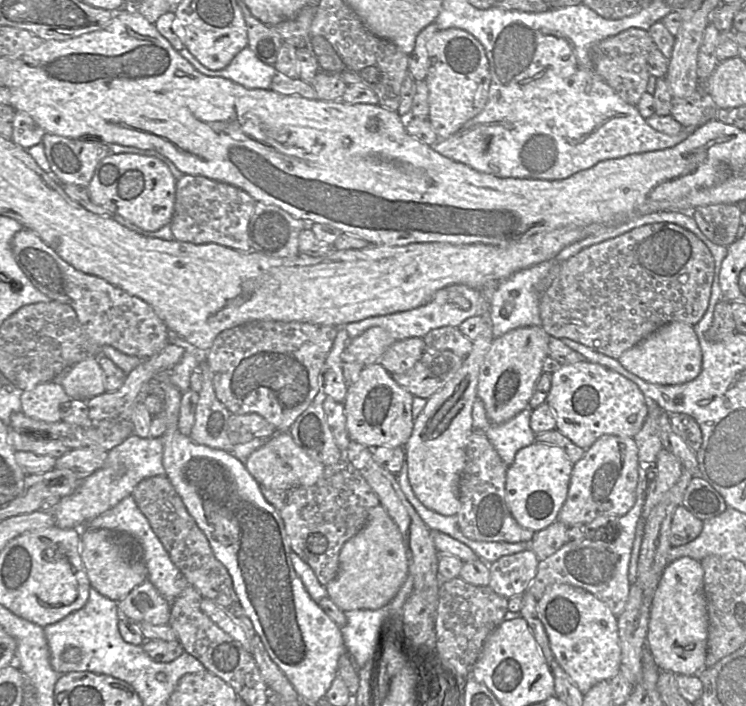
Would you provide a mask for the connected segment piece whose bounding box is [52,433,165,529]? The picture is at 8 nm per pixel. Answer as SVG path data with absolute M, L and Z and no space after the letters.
M132 433L121 444L112 448L102 468L81 481L71 495L60 499L52 510L56 526L62 529L82 529L88 522L131 496L134 488L145 478L165 475L163 466L163 439L143 440Z

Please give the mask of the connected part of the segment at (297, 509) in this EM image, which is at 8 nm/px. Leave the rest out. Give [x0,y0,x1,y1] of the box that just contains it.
[260,458,380,586]

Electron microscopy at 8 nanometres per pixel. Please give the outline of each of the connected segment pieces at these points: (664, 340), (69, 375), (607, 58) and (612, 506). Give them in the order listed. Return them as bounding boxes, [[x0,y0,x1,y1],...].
[[617,321,702,385],[58,357,106,400],[591,28,656,106],[557,434,638,527]]

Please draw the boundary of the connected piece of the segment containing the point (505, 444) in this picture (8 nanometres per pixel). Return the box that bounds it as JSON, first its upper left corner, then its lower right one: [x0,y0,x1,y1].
[472,397,536,467]

